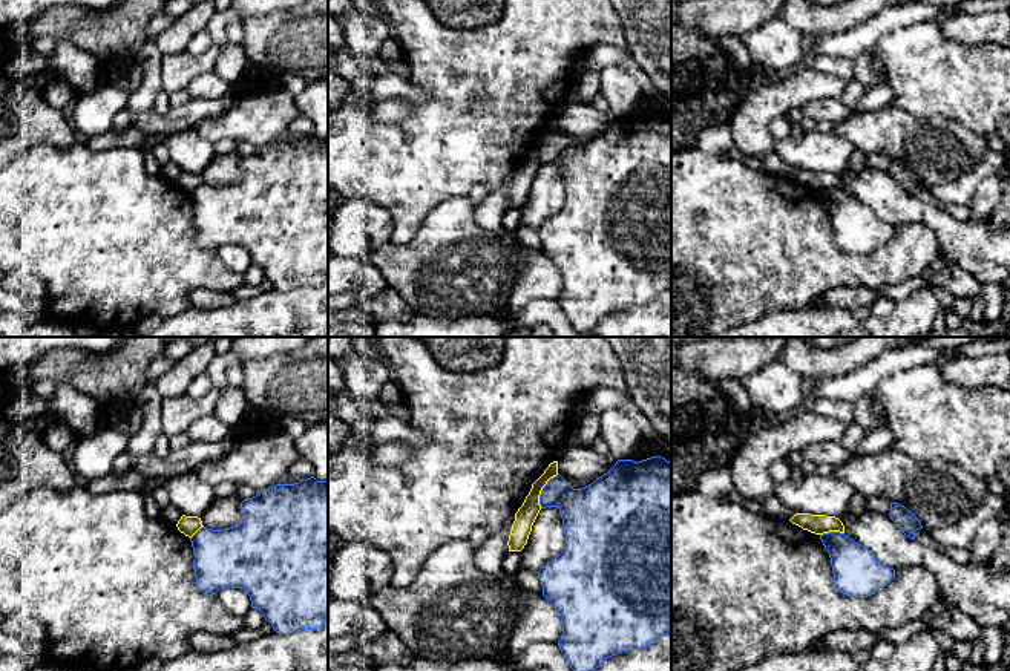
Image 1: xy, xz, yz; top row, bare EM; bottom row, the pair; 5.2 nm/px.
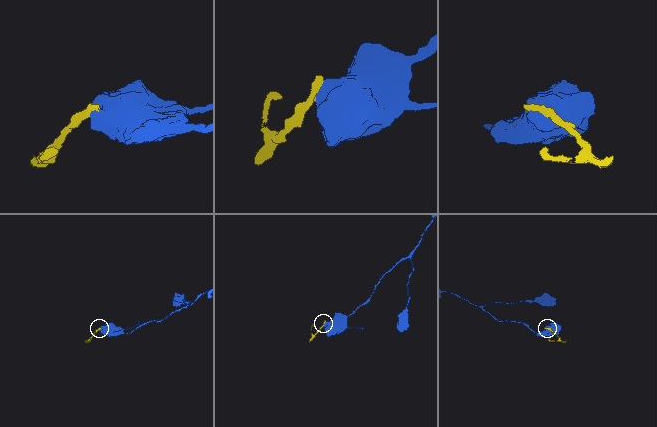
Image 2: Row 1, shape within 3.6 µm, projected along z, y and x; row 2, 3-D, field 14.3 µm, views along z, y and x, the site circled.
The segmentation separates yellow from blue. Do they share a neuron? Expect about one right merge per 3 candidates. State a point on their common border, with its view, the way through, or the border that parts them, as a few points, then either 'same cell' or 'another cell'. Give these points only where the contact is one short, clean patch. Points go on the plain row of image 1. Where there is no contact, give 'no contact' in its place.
xz (541, 146) | along xz (558, 130), (543, 144), (540, 164) | another cell

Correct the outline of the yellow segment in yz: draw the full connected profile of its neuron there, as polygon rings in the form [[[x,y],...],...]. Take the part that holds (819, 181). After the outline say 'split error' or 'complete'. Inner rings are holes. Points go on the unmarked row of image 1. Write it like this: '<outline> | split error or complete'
[[[795,170],[789,178],[802,184],[803,187],[808,187],[815,191],[823,191],[829,188],[844,190],[843,179],[835,173]]] | complete

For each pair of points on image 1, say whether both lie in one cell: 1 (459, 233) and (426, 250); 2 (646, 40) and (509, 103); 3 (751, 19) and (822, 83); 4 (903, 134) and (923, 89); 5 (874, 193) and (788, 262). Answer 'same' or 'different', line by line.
1: same
2: different
3: different
4: different
5: different

